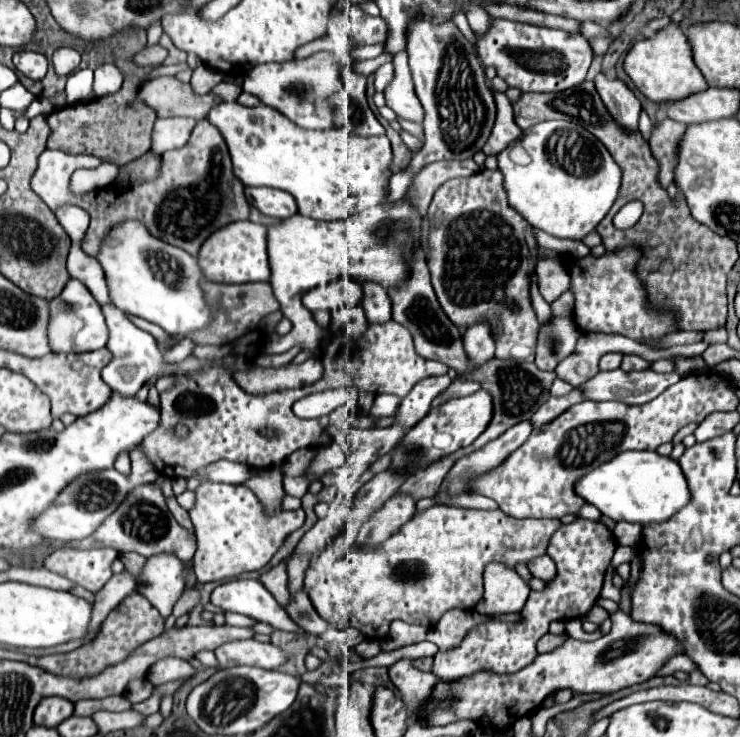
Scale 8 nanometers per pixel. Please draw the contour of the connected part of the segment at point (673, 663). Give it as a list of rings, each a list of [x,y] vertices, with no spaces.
[[[675,654],[675,656],[671,656],[671,658],[657,670],[655,676],[669,676],[669,674],[673,674],[675,670],[691,672],[691,670],[697,670],[697,666],[695,666],[687,656],[683,656],[683,654]]]

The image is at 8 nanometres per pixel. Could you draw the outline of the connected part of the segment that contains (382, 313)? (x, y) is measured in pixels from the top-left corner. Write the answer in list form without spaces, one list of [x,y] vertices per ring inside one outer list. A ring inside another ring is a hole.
[[[363,282],[363,300],[361,306],[367,314],[369,322],[385,322],[391,318],[391,300],[381,284]]]

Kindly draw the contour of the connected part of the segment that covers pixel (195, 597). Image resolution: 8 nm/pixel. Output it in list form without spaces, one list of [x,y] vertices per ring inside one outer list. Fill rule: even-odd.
[[[195,586],[195,588],[189,588],[189,590],[177,600],[177,604],[175,604],[175,608],[173,608],[173,616],[179,618],[181,614],[187,614],[187,612],[193,610],[199,602],[201,602],[201,594],[199,594],[197,586]]]

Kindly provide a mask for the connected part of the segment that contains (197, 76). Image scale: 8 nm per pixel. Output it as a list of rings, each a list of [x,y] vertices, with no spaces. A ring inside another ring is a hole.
[[[199,64],[199,66],[193,70],[193,76],[191,76],[191,88],[193,88],[197,94],[207,94],[207,92],[211,92],[221,80],[223,80],[223,74],[221,74],[221,72],[209,70],[205,64]]]

